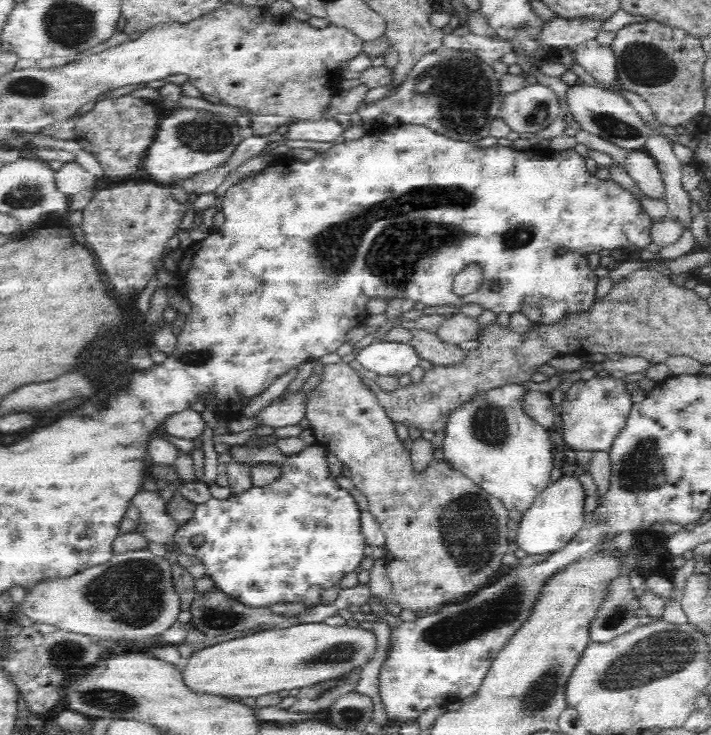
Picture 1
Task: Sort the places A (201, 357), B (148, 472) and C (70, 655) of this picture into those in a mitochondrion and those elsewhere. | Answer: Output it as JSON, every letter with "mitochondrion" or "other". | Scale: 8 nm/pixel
{"A":"mitochondrion","B":"other","C":"mitochondrion"}

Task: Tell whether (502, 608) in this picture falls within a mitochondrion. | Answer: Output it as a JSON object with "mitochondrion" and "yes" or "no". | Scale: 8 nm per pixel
{"mitochondrion":"yes"}

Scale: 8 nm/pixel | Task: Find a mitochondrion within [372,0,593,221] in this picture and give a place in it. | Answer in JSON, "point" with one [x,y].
{"point":[463,96]}

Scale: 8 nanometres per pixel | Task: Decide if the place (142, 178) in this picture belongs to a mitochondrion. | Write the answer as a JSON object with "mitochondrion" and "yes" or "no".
{"mitochondrion":"no"}

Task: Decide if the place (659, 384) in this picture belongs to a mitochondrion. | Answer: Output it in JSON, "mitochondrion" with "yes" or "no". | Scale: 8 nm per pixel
{"mitochondrion":"no"}

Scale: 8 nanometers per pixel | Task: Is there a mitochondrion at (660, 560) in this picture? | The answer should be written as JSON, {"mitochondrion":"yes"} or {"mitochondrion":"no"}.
{"mitochondrion":"no"}

